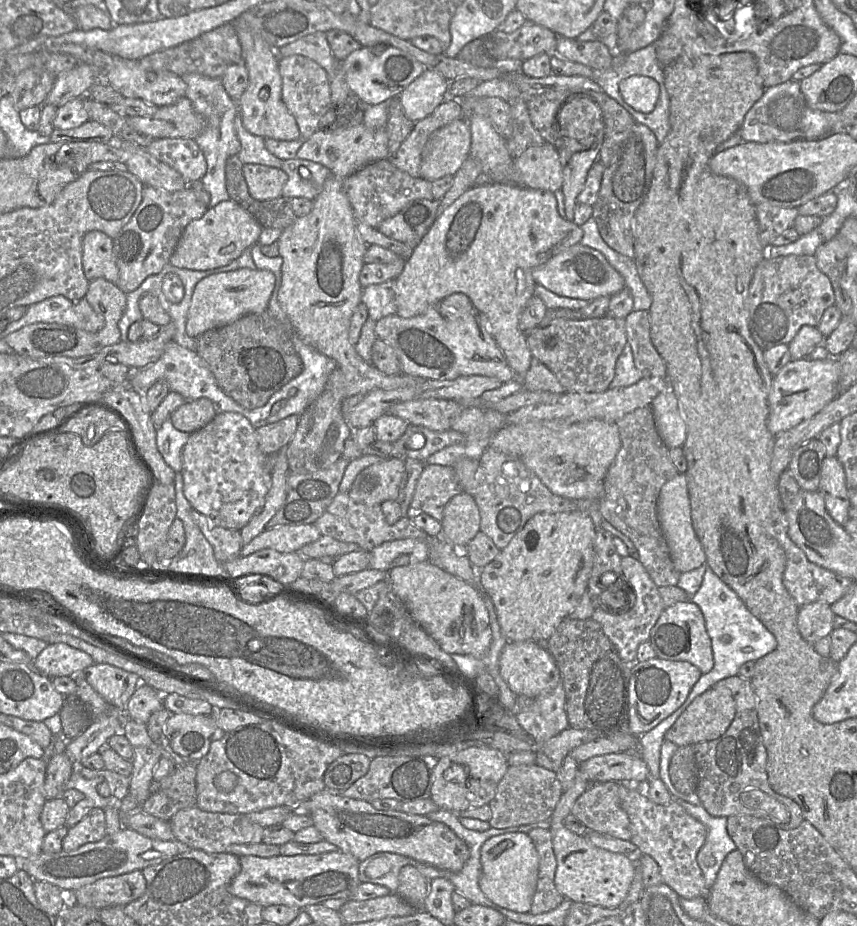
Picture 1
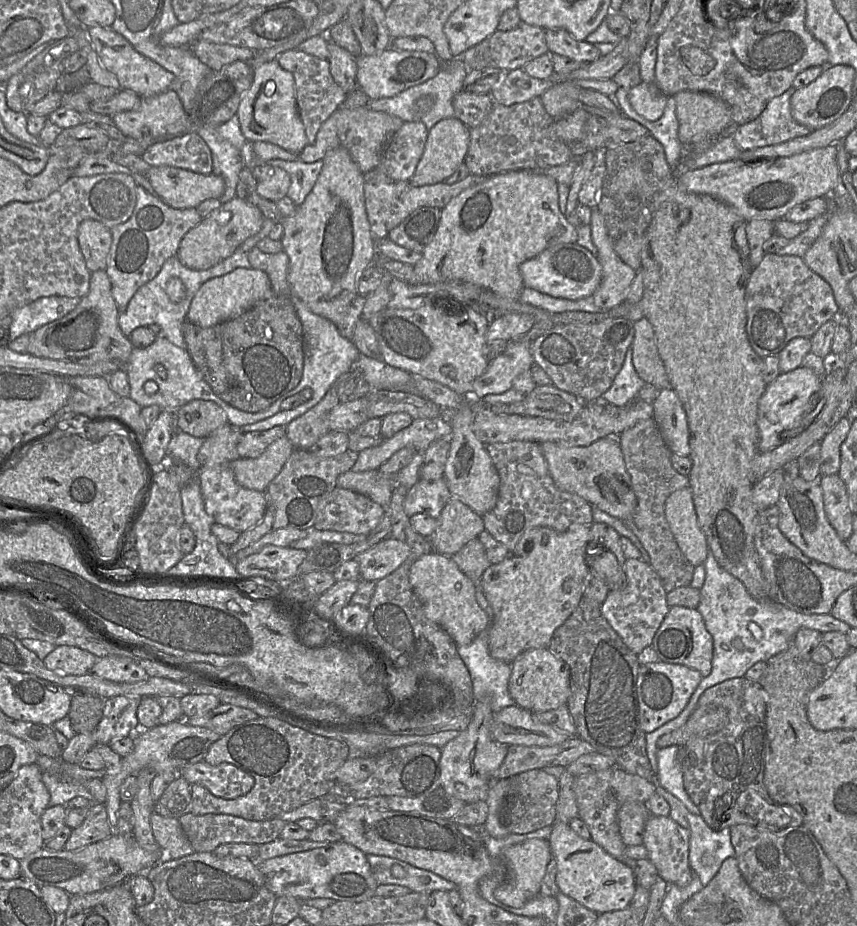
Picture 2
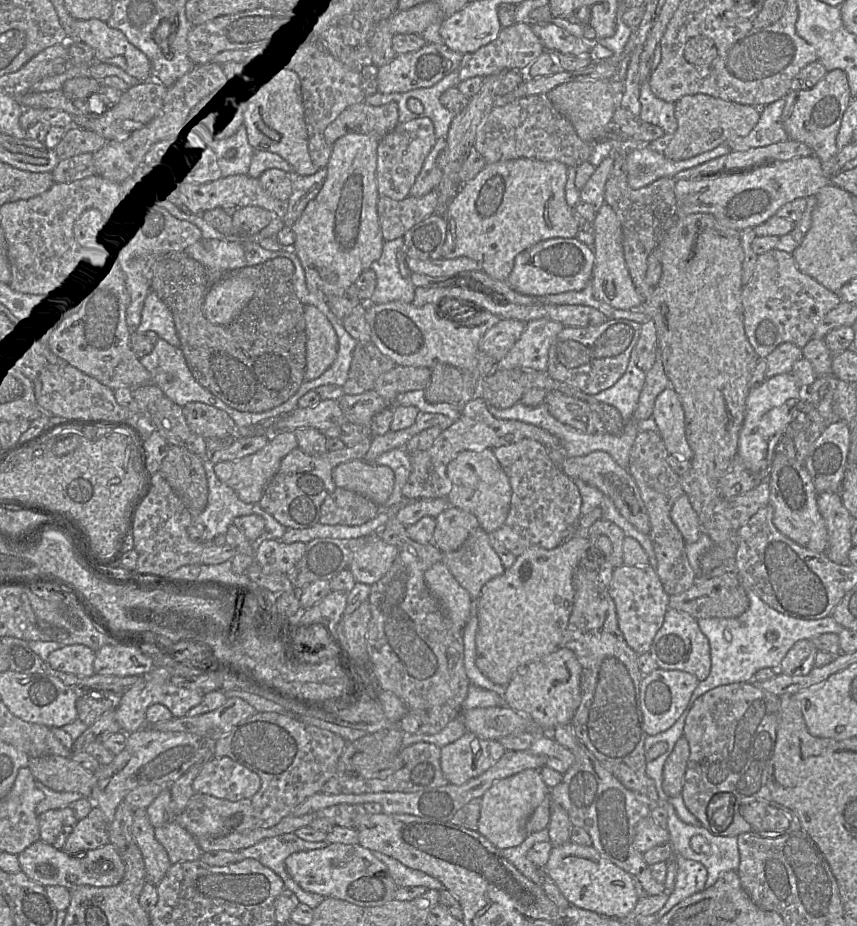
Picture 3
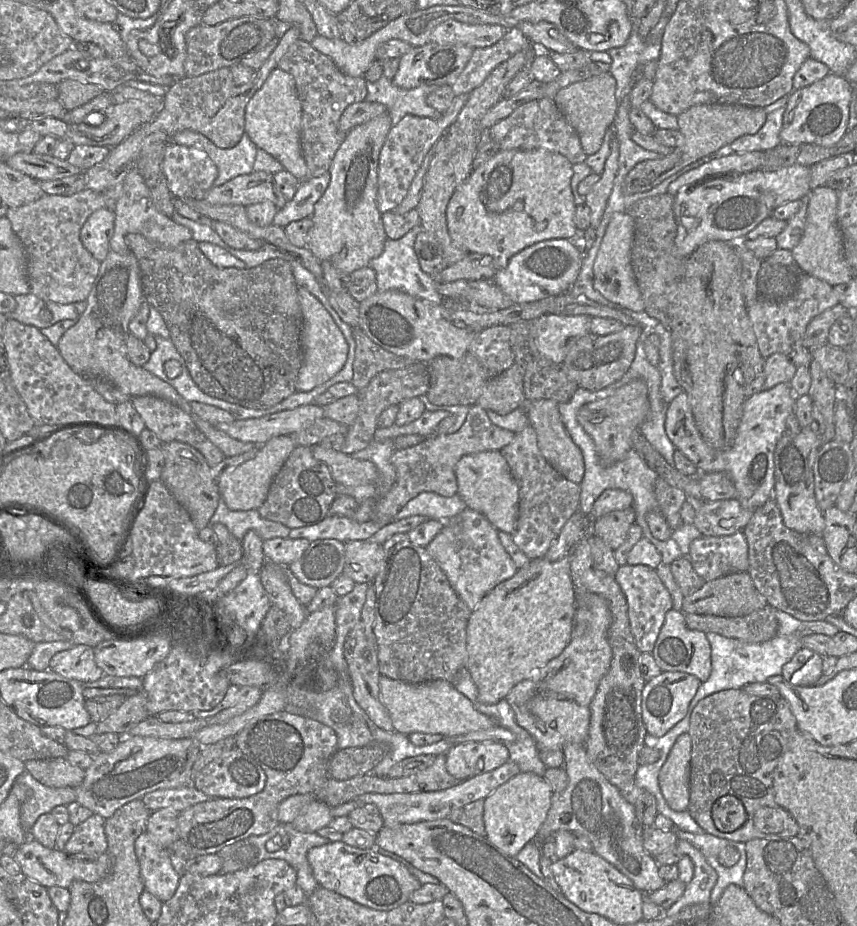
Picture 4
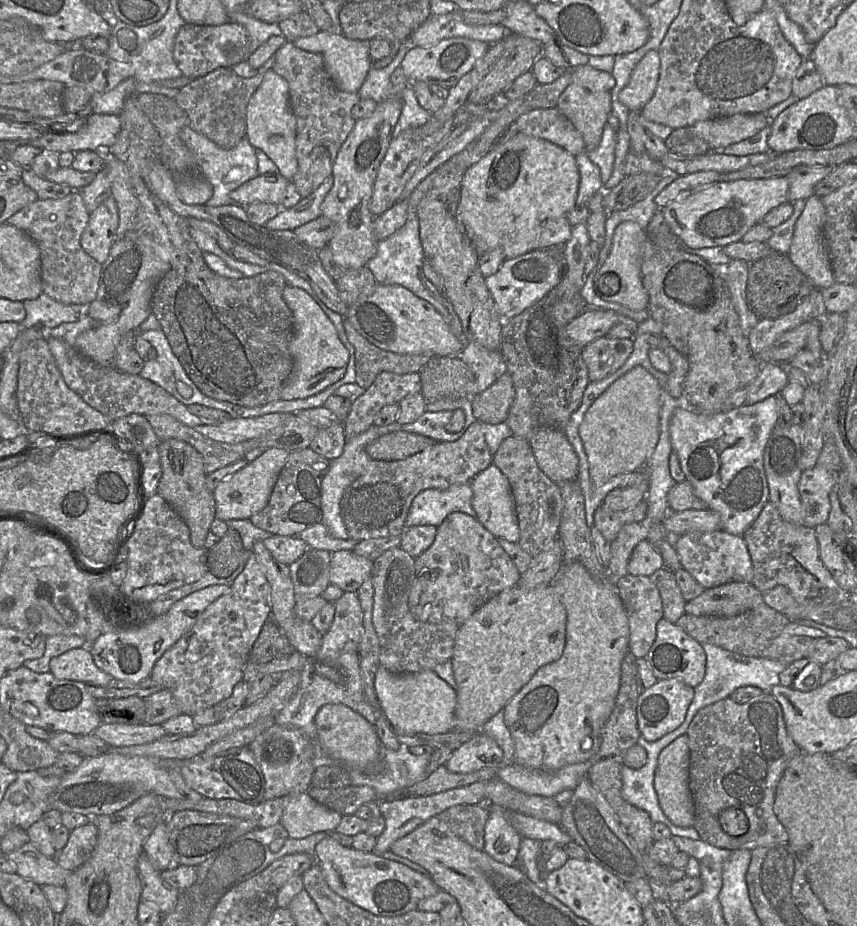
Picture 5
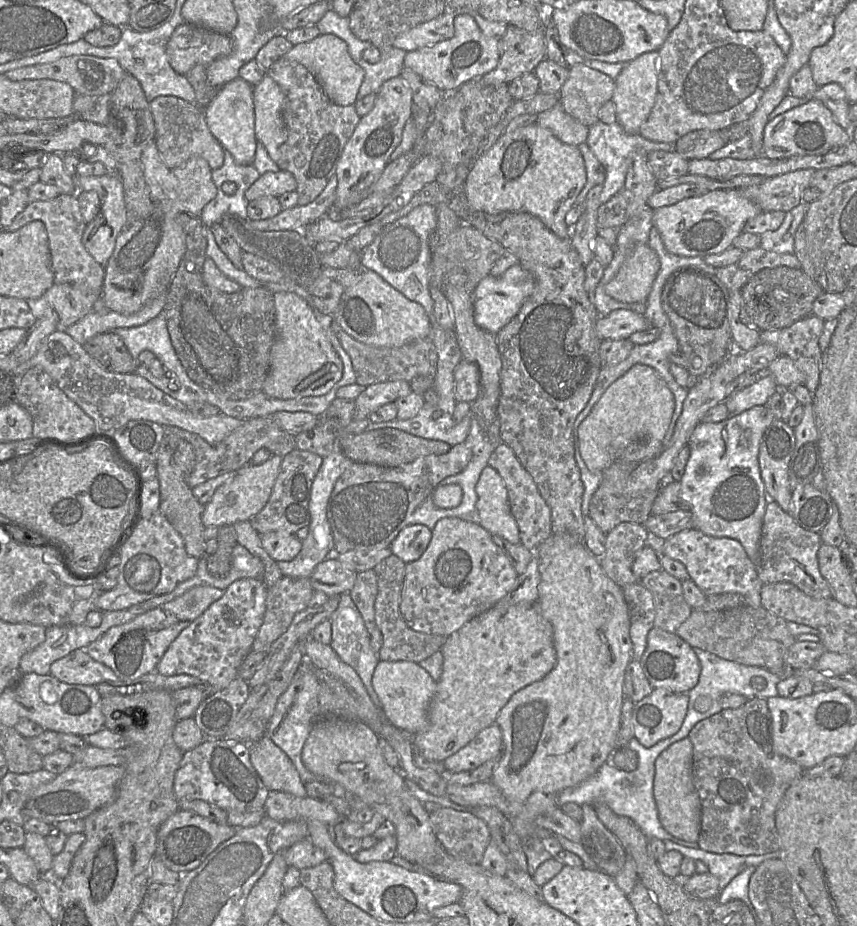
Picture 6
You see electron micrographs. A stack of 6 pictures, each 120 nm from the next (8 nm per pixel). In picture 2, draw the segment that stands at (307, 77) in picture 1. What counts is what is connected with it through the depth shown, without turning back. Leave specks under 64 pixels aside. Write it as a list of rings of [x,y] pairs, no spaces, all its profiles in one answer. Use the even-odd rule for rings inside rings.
[[[294,49],[282,53],[277,61],[284,70],[292,73],[294,77],[297,108],[308,144],[312,144],[316,140],[321,125],[341,108],[347,98],[347,93],[334,81],[330,73],[329,61],[326,59],[320,59]]]

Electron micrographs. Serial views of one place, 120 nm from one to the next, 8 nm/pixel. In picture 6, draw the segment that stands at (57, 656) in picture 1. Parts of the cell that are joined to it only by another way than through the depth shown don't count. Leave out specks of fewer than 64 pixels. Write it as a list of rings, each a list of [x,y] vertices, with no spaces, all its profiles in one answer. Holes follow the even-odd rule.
[[[77,649],[52,663],[50,675],[71,685],[96,686],[120,681],[112,669],[90,657],[87,649]]]

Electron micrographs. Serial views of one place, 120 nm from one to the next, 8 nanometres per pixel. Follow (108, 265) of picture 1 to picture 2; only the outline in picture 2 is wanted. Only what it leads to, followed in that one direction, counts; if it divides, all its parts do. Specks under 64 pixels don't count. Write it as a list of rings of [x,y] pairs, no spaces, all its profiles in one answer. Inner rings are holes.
[[[93,219],[83,220],[78,226],[78,244],[90,272],[106,270],[112,244],[108,227]]]

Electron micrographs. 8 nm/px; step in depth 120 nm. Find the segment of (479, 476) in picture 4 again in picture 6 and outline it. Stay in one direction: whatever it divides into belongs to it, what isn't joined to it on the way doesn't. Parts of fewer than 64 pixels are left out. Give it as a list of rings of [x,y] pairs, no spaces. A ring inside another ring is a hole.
[[[490,465],[484,468],[476,485],[478,496],[477,509],[480,516],[480,525],[491,535],[498,535],[512,544],[520,543],[520,534],[517,522],[511,512],[508,490],[500,474]]]

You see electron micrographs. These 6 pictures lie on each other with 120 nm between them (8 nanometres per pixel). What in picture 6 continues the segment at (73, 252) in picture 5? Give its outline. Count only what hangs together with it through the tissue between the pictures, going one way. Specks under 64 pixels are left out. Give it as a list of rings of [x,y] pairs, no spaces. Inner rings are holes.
[[[60,194],[51,200],[30,202],[14,218],[7,231],[16,231],[33,221],[41,221],[45,225],[51,253],[54,284],[68,283],[79,290],[95,290],[101,292],[102,295],[104,266],[98,263],[82,244],[82,235],[87,223],[81,214],[76,195]]]

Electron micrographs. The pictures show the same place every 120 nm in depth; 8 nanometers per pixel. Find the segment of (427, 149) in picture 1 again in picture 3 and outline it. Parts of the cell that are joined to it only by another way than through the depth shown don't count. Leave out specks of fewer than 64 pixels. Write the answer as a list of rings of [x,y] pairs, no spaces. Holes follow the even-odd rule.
[[[437,139],[410,189],[409,196],[421,197],[434,191],[438,187],[442,180],[442,171],[437,164],[437,159],[445,147],[446,139]]]

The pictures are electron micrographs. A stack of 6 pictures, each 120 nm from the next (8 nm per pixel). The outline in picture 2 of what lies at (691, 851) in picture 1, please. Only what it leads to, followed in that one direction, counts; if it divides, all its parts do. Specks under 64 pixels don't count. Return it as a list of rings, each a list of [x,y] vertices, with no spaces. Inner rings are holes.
[[[651,815],[645,824],[642,845],[655,866],[658,879],[685,887],[692,879],[689,865],[690,832],[670,816]]]

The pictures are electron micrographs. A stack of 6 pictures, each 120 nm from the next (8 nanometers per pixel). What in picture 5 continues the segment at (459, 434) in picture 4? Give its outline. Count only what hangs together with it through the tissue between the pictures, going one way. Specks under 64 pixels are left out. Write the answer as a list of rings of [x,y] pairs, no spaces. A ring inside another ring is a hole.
[[[475,420],[455,441],[439,441],[403,460],[370,460],[364,472],[348,487],[340,503],[341,516],[349,538],[357,543],[363,540],[400,536],[406,529],[405,521],[414,498],[426,489],[445,490],[452,485],[470,483],[481,471],[492,464],[493,454],[481,431],[481,422]]]

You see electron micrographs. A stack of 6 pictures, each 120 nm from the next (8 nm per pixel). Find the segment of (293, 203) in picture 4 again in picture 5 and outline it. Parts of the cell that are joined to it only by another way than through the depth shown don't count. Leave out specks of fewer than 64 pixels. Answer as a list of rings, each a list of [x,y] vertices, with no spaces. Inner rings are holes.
[[[333,176],[324,182],[309,196],[302,198],[291,208],[280,208],[278,214],[270,219],[265,227],[271,230],[294,230],[295,228],[316,219],[321,214],[321,205],[334,183]]]

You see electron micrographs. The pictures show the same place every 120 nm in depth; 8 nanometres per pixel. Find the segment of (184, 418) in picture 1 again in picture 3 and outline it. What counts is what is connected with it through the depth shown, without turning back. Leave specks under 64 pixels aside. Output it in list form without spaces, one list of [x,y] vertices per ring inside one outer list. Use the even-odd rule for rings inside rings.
[[[189,402],[182,408],[189,428],[204,439],[236,436],[237,426],[225,411],[202,402]]]

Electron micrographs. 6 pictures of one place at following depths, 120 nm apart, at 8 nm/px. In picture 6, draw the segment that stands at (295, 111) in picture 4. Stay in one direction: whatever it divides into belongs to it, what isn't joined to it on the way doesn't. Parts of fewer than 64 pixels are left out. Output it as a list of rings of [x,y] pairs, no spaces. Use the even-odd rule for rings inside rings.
[[[266,73],[254,86],[255,135],[271,159],[278,164],[280,147],[287,139],[283,119],[284,94],[279,85]]]

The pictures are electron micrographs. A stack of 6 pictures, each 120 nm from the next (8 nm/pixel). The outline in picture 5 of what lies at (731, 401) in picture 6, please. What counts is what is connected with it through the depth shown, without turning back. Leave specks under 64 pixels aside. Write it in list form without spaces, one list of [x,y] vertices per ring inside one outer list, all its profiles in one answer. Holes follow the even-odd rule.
[[[763,364],[760,374],[747,386],[745,404],[752,405],[770,396],[778,396],[788,383],[788,373],[784,365]]]

